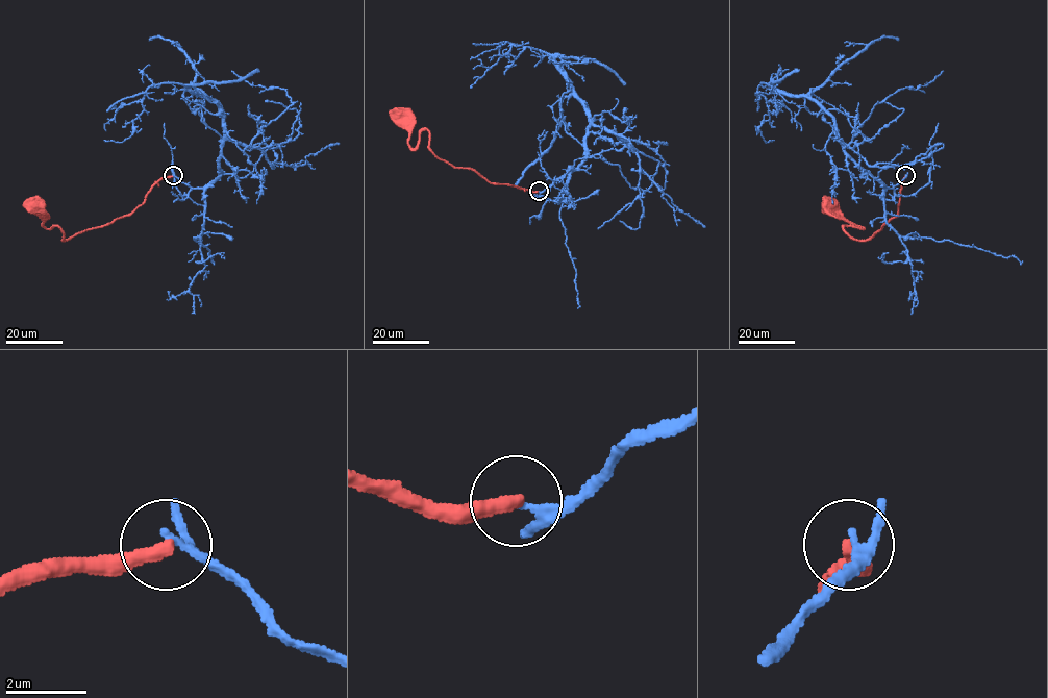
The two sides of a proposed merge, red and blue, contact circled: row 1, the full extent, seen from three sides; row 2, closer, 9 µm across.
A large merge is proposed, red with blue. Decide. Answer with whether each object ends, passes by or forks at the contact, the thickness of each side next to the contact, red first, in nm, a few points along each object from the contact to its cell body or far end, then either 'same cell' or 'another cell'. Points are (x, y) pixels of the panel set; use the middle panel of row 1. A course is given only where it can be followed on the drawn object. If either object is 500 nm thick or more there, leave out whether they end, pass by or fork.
red ends there; blue passes by; 380 nm thick on the red side, 170 nm on the other; red runs (540, 191), (497, 184), (451, 166), (429, 147), (426, 129), (410, 147), (399, 116); blue runs (540, 192), (585, 156), (590, 110), (548, 54), (515, 44), (501, 55), (500, 45), (470, 60); another cell

